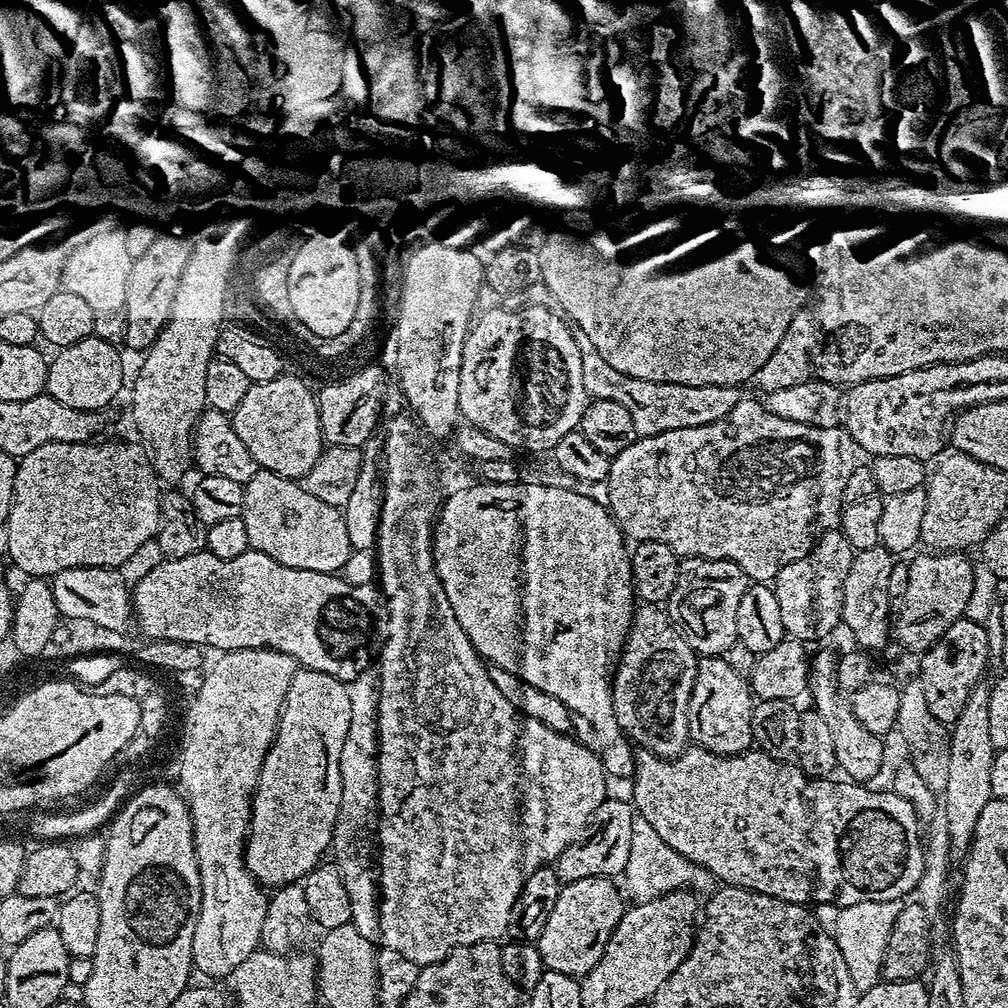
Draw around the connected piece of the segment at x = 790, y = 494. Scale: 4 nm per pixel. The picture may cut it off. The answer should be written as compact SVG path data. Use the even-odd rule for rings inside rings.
M741 398L738 406L734 406L734 410L726 414L726 418L718 418L718 422L706 422L706 426L690 426L686 430L666 430L666 434L641 436L630 446L626 446L622 454L611 457L611 461L607 479L610 502L606 507L629 541L666 542L666 546L670 546L670 550L674 550L680 558L697 556L711 560L729 560L748 575L749 581L772 582L782 570L782 566L790 566L790 562L798 562L798 558L806 555L825 532L839 525L840 514L845 505L846 481L856 469L858 449L851 434L845 432L843 427L815 428L806 426L802 422L790 422L786 418L778 418L778 414L770 414L759 399Z

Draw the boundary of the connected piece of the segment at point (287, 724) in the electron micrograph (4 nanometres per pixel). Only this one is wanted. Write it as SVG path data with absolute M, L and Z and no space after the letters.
M300 668L292 675L286 690L284 709L276 727L276 741L266 754L256 795L252 797L252 819L248 821L248 839L244 845L245 866L261 885L269 889L303 881L321 863L320 855L331 849L332 828L342 802L342 746L350 730L349 685L342 681L340 676Z

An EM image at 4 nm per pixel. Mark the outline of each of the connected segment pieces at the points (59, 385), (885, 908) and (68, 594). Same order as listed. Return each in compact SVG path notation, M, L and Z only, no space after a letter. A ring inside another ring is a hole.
M94 335L87 336L82 342L74 342L74 346L59 349L48 365L47 395L74 410L98 412L107 409L107 404L119 394L124 384L120 351L117 345L102 342Z
M867 900L844 907L819 905L818 919L836 939L836 945L842 950L842 958L846 958L850 978L854 978L857 989L872 988L881 983L884 951L890 942L890 930L894 930L894 918L898 918L901 907L899 900Z
M71 567L70 570L62 570L51 577L52 593L54 594L55 606L63 618L86 618L95 622L102 628L123 631L124 626L129 624L131 611L131 589L125 582L119 569L106 567Z

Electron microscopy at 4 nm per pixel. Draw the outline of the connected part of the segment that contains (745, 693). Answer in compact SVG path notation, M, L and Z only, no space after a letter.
M706 656L697 663L694 690L688 703L688 734L693 745L710 750L716 756L738 756L753 747L752 685L725 660L724 656Z

